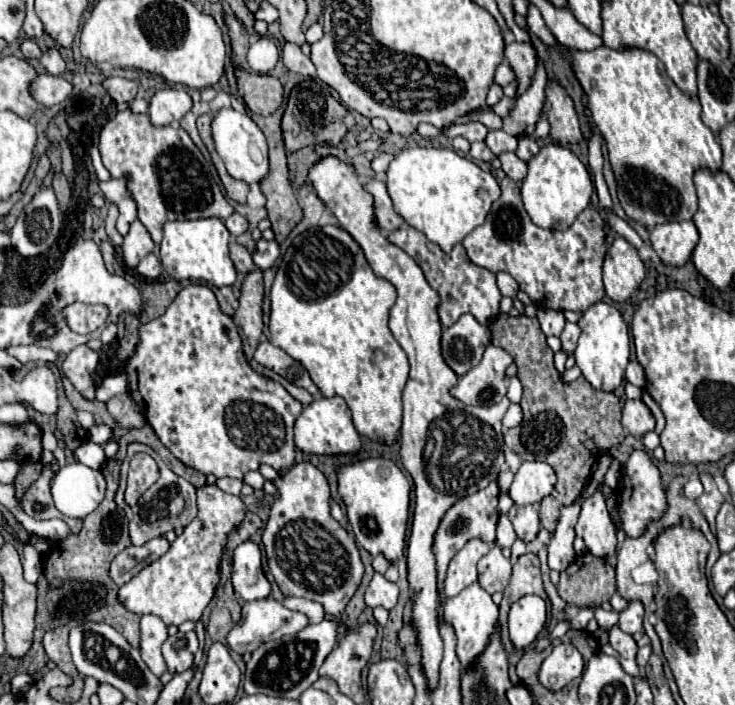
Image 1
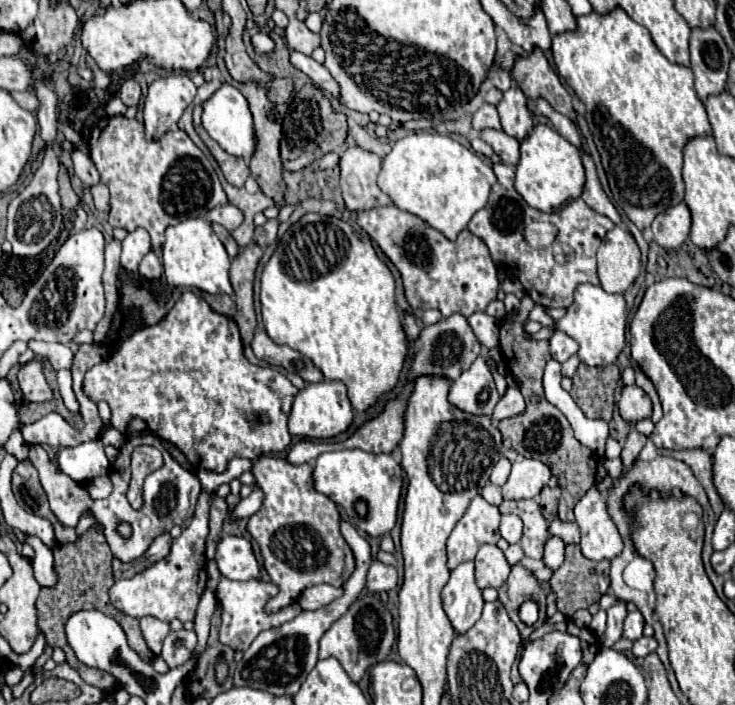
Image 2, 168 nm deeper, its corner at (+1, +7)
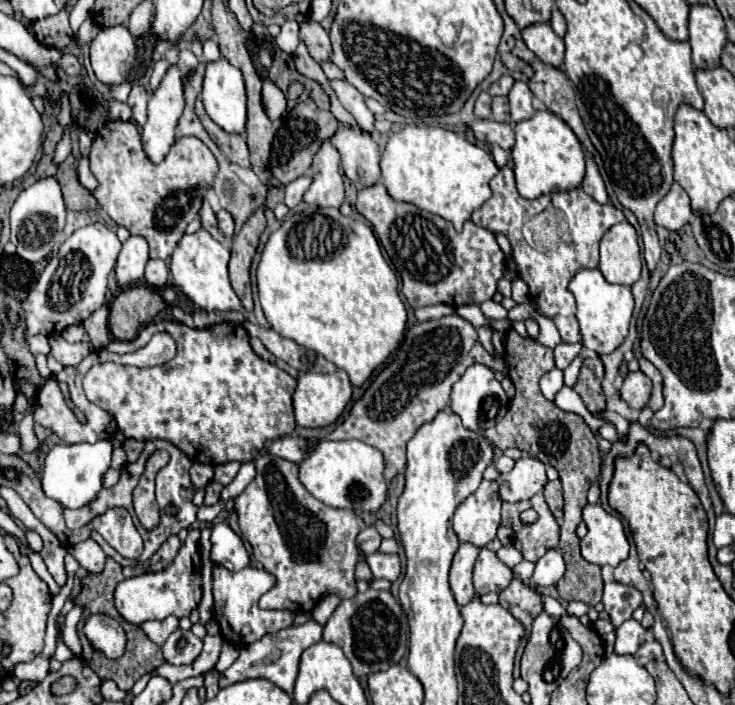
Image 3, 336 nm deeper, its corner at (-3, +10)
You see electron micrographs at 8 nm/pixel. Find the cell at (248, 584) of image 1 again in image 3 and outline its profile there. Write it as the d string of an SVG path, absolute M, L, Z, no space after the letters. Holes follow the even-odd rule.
M214 524L212 528L212 560L230 572L244 570L250 564L250 554L244 548L242 538L226 524Z

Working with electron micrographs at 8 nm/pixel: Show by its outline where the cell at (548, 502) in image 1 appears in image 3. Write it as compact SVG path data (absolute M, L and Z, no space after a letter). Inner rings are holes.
M558 480L548 482L544 486L544 498L546 498L546 504L548 504L550 512L554 514L554 518L558 522L562 522L562 484Z

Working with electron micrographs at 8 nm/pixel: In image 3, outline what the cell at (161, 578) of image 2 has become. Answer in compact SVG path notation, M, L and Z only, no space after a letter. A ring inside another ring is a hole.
M188 528L188 536L182 542L174 562L160 572L148 572L142 576L122 580L114 590L116 610L130 624L142 624L146 620L164 620L166 616L190 616L198 608L202 598L202 574L200 574L200 530Z

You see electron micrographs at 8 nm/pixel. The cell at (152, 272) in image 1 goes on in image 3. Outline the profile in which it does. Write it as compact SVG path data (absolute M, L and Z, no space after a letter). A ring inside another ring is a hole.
M148 260L145 267L144 277L150 286L166 286L168 282L168 266L164 260Z

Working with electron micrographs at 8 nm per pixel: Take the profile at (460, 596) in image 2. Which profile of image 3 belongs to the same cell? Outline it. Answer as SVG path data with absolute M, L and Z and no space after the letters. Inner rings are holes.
M460 544L452 568L450 568L450 588L458 602L458 606L466 606L476 598L476 590L472 584L472 570L478 558L478 548L472 544Z

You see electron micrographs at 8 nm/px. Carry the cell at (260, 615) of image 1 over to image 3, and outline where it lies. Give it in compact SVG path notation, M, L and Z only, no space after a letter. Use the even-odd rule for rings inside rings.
M214 564L212 578L214 578L214 586L212 586L214 618L220 624L220 632L222 632L226 642L230 642L234 646L248 646L256 638L262 638L264 634L288 628L294 622L294 612L288 612L288 610L260 610L258 608L260 596L276 584L276 578L272 574L268 574L266 570L258 570L258 568L248 566L240 572L230 572L230 570L224 570L224 566Z

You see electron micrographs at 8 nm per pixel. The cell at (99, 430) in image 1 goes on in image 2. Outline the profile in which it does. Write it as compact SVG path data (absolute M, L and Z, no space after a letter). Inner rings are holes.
M186 291L180 301L174 305L174 309L168 313L168 317L164 321L160 321L158 325L150 325L150 327L142 327L138 329L136 333L132 333L120 347L118 351L108 359L108 361L102 361L100 365L94 365L86 375L84 375L84 395L88 399L92 399L94 403L98 401L106 401L112 409L112 425L122 431L124 435L128 435L128 425L132 421L132 417L138 417L142 421L146 421L148 425L148 431L152 431L154 435L158 435L160 439L176 445L184 455L186 459L198 467L198 469L210 469L210 471L224 471L226 469L226 463L232 459L232 457L246 457L246 459L256 459L260 455L270 455L270 453L280 453L284 451L288 445L290 445L290 433L288 433L288 415L290 415L290 409L292 409L292 401L298 393L298 389L276 369L272 367L258 367L258 365L252 365L246 357L244 357L244 351L242 351L242 341L240 341L240 333L238 333L238 327L234 323L234 319L230 317L222 317L218 313L214 313L210 309L210 305L196 297L192 291Z

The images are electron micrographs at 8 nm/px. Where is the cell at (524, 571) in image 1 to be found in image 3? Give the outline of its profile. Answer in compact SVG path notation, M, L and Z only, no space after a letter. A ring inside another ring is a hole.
M514 578L508 588L500 592L500 604L526 626L526 636L532 628L534 618L542 612L542 596L518 578Z

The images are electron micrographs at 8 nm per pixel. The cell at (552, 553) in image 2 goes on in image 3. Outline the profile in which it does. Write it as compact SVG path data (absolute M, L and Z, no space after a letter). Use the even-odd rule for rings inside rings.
M558 548L548 550L538 562L536 562L536 570L534 570L534 582L538 586L552 586L556 584L562 576L564 576L564 558L562 552Z

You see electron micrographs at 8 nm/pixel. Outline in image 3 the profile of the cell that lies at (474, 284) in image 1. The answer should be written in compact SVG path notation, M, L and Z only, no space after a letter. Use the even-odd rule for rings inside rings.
M382 182L358 190L356 208L372 224L394 268L400 272L402 292L412 308L432 304L448 304L452 308L464 304L480 306L496 294L496 284L506 272L506 260L490 230L468 220L464 230L456 232L448 220L432 216L414 204L396 202Z

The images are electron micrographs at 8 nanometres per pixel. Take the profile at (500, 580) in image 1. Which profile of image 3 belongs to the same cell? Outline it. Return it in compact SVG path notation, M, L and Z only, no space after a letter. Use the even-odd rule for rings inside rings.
M482 548L474 566L474 588L478 594L502 592L514 578L512 570L490 548Z

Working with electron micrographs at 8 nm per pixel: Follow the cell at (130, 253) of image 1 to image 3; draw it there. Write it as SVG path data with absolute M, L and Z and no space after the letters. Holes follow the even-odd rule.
M130 236L122 244L122 252L116 264L118 286L124 286L132 280L142 278L146 262L148 262L148 242L142 236Z

